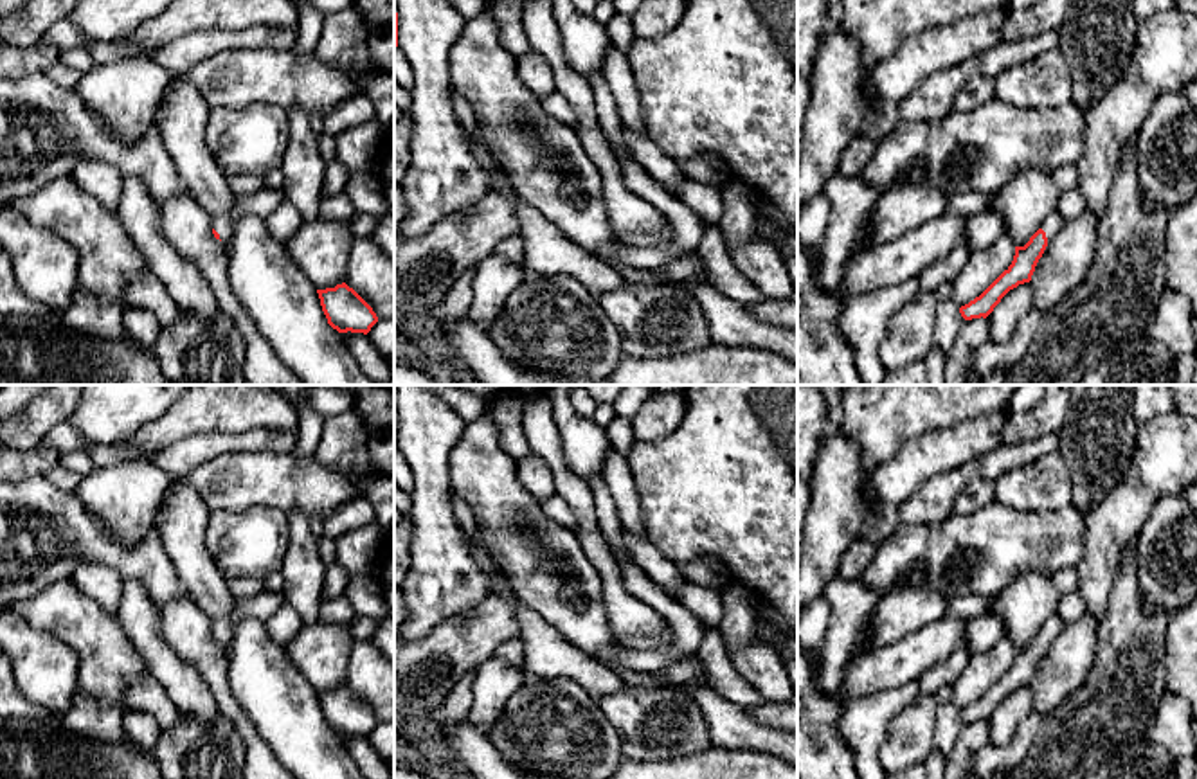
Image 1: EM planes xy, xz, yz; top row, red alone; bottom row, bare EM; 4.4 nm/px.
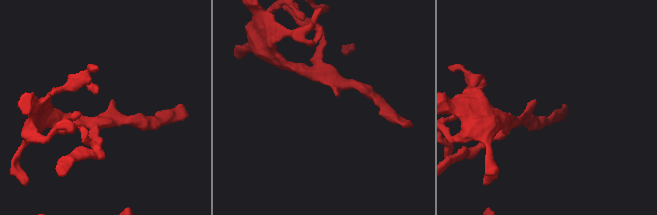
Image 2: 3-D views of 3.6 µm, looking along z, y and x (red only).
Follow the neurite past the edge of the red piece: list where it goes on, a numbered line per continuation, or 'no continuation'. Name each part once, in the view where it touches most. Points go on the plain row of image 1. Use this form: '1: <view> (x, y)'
1: xy (265, 603)

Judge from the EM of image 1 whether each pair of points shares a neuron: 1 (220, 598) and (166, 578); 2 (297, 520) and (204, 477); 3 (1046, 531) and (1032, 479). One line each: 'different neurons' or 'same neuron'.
1: different neurons
2: different neurons
3: different neurons

